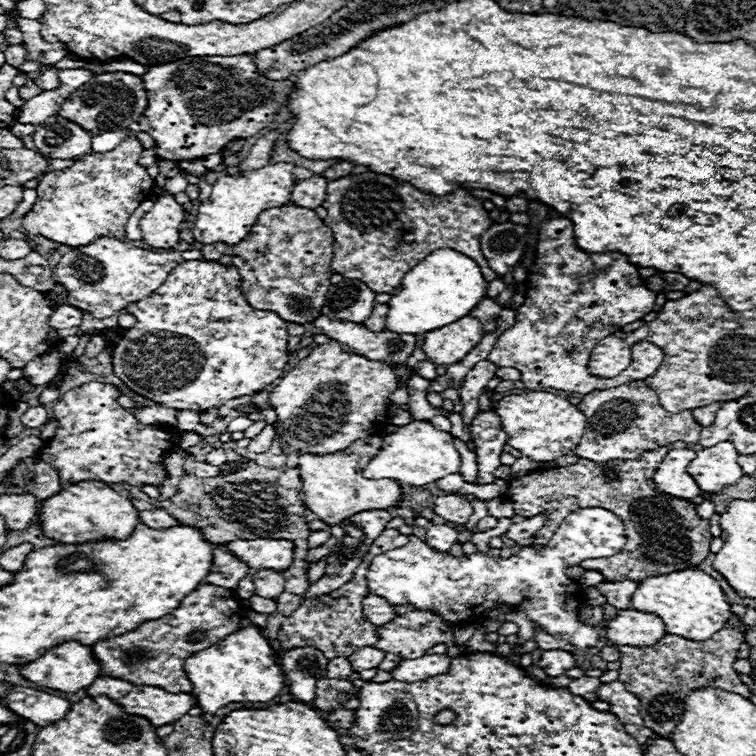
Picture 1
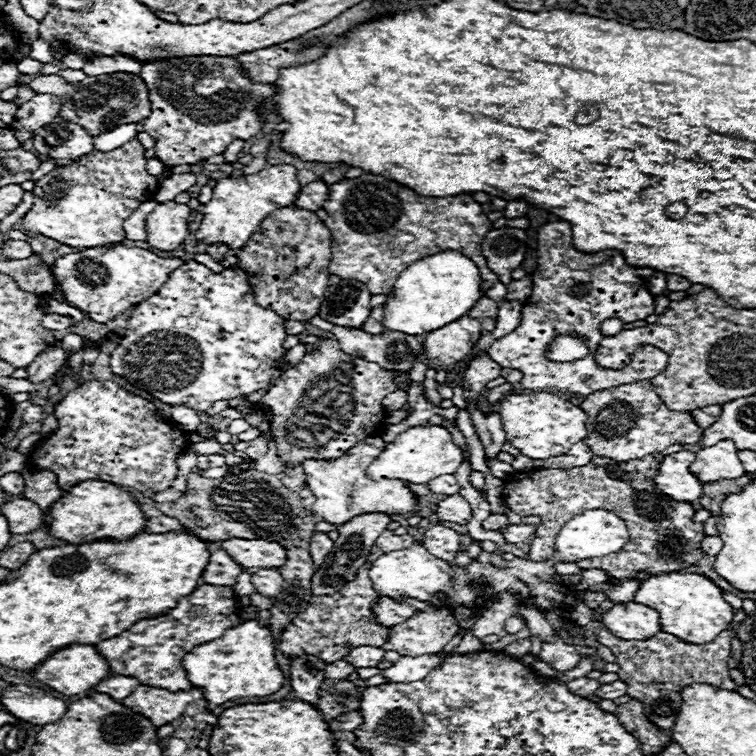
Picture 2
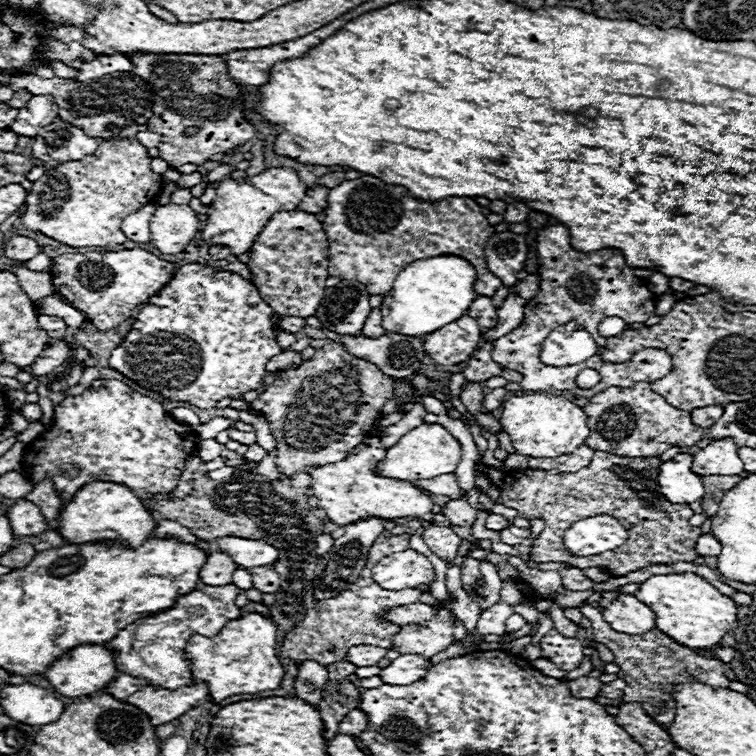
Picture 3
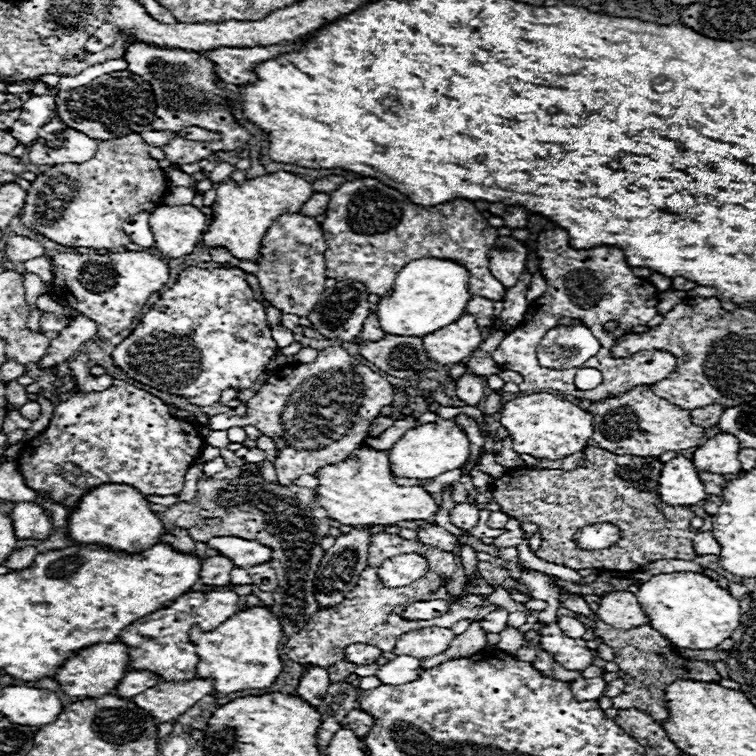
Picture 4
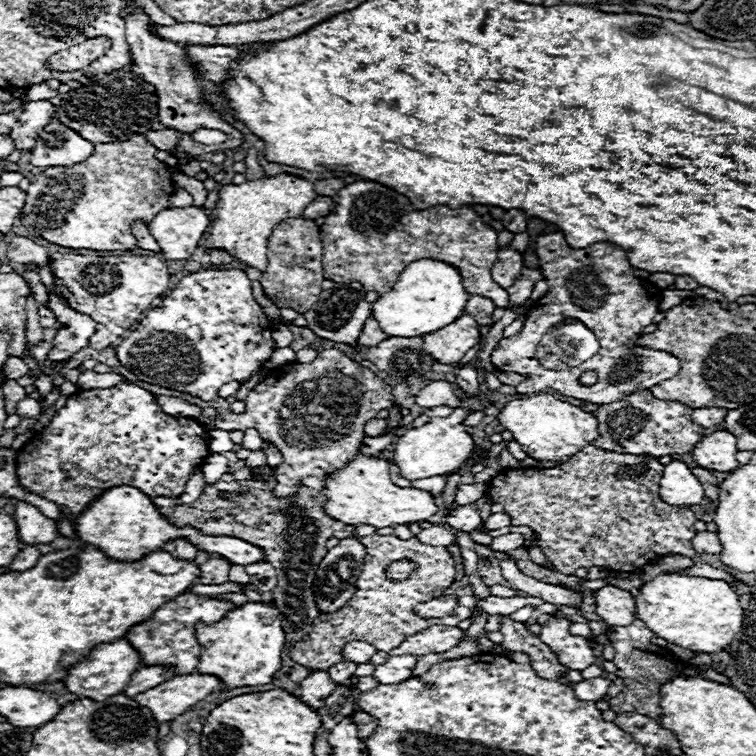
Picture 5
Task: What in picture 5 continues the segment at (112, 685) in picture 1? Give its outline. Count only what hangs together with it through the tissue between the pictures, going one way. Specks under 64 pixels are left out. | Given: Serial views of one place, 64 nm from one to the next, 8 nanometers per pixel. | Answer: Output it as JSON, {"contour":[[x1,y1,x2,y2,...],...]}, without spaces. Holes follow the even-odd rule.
{"contour":[[140,668,140,670,130,678,130,682,128,682,124,694,130,696,130,698,134,698,136,694,140,694,140,692,144,692,144,690,150,690,150,688,154,688,154,686,166,682,166,680,170,680,172,676,174,676,172,668]]}

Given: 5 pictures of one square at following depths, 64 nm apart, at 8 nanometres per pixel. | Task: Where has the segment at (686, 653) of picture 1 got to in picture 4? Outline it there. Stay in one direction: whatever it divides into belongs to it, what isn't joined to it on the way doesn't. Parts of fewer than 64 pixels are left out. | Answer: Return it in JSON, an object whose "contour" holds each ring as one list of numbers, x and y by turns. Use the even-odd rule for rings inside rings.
{"contour":[[560,590,558,596,558,604,560,608,572,610,576,614,584,614,594,618,596,622,596,634,602,638,604,644,608,644,614,650,614,662,618,664,620,678,632,678,638,680,640,684,644,684,648,688,648,692,622,692,618,698,614,698,614,708,640,708,640,712,648,712,648,716,652,716,656,722,662,722,668,718,668,708,664,708,664,688,668,684,672,684,674,680,702,680,702,682,716,682,720,678,720,674,716,672,714,666,710,666,708,662,700,662,700,660,688,660,684,656,680,656,680,652,654,628,650,626,640,626,640,628,632,628,632,630,616,630,608,624,604,624,594,612,590,612,586,600,582,596,570,594,566,590]]}

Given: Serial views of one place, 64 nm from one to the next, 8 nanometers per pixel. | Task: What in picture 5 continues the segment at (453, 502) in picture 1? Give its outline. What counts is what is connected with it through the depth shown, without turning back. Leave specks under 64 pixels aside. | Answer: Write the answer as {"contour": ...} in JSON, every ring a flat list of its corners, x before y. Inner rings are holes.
{"contour":[[458,506,456,510,452,510,446,518,446,522,456,528,456,530,462,530,462,532,470,532,470,530,476,530,480,526,480,514,476,508,472,506]]}

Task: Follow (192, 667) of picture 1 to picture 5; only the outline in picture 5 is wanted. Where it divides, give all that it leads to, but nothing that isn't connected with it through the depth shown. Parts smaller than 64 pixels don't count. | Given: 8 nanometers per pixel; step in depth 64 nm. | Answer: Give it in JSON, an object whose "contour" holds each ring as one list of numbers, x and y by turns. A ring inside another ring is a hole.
{"contour":[[246,602,236,606,228,616,224,616,224,620,212,626,196,622,196,638,202,646,198,672,218,676,228,688,272,682,274,672,280,670,280,654,284,648,284,630,280,622,282,612,266,602]]}

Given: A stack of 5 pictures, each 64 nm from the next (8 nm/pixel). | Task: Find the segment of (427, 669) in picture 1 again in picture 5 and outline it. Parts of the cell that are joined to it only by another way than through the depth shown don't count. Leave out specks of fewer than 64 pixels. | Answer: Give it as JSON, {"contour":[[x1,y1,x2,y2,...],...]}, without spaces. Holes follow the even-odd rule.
{"contour":[[410,654,402,656,390,656,384,664,378,664,372,678,380,684,400,684,402,680,412,678,412,668,416,664,416,658]]}

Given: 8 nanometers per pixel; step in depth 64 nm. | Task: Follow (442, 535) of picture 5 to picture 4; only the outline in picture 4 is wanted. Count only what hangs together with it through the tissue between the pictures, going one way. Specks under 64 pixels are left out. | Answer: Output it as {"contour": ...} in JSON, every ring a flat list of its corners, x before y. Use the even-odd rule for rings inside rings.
{"contour":[[430,526,426,530,424,528,418,530,418,540,422,544,434,546,434,548,440,548,446,552,454,552,454,548,458,546,458,538,440,526]]}

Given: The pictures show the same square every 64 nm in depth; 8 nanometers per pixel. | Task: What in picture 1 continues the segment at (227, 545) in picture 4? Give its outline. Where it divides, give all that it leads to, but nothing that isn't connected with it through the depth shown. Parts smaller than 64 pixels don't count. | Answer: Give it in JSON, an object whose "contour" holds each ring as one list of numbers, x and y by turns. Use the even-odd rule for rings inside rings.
{"contour":[[258,538,258,540,232,540,226,544,230,552,236,552,248,568,272,568,276,572,282,572,292,564,292,552,294,546,290,540,270,540,270,538]]}

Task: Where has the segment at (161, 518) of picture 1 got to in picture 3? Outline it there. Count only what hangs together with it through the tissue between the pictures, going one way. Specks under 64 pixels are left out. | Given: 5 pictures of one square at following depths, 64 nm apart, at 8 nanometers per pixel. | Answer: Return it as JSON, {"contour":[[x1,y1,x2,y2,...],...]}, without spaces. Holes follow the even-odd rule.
{"contour":[[160,520,156,526,156,536,160,538,176,538,182,544,196,544,198,538,184,526,180,526,178,522,170,522,170,520]]}

